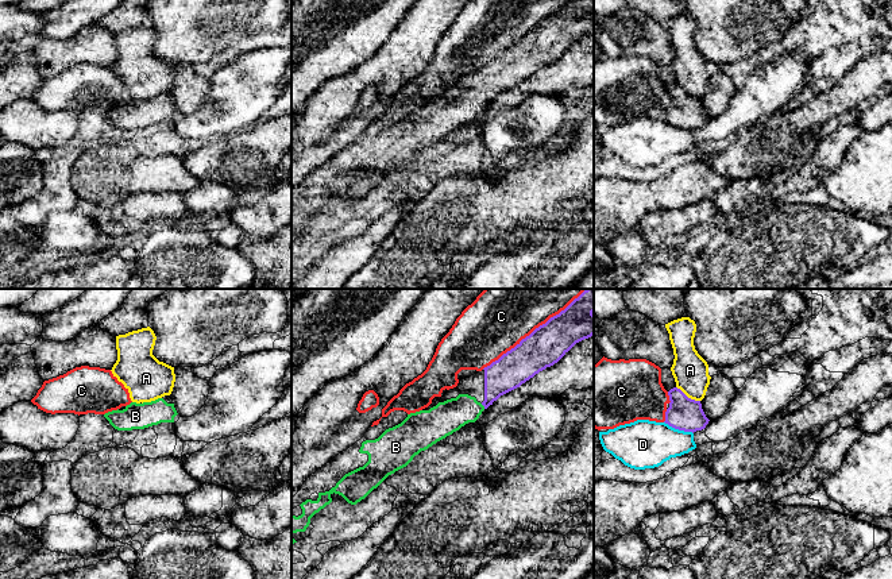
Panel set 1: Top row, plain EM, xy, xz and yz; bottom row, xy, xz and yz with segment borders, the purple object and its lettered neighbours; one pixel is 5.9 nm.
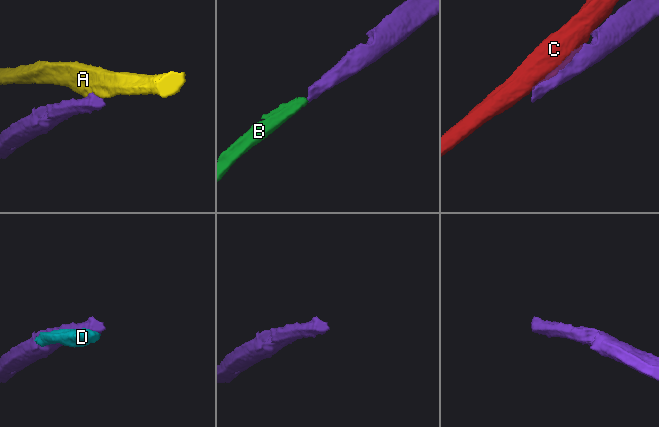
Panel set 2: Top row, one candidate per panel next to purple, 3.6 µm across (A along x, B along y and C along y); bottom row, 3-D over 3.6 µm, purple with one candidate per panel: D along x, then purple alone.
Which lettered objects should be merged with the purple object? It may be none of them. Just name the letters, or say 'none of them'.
B

